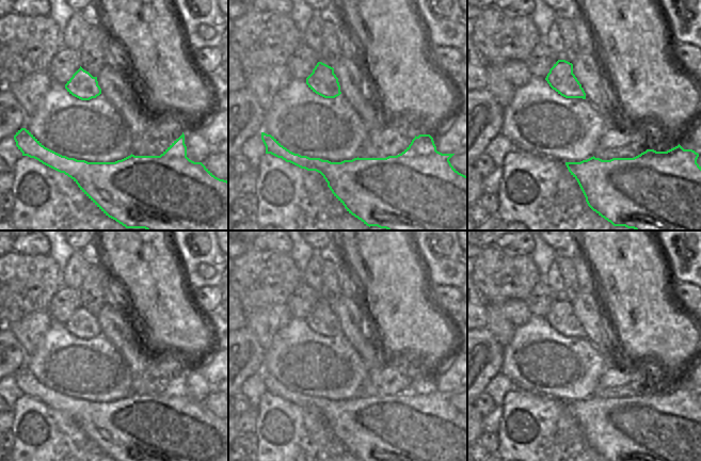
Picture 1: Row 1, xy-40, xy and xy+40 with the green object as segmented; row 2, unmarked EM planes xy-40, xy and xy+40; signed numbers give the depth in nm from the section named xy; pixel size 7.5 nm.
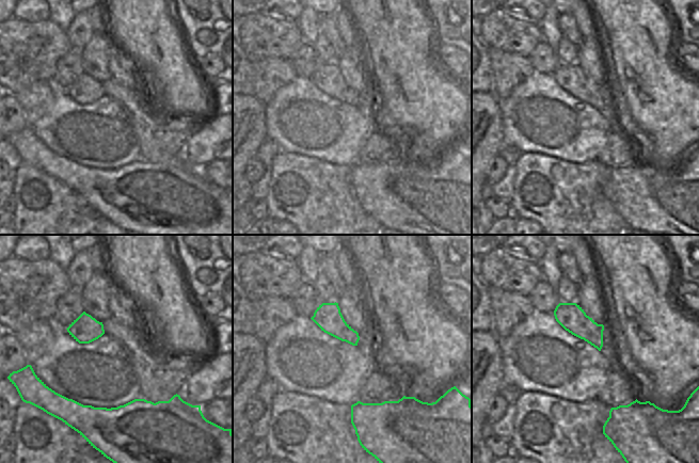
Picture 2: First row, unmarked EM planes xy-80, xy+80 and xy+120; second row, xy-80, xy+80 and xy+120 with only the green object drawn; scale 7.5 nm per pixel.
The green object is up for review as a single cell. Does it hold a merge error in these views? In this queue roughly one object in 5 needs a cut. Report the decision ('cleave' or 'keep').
cleave

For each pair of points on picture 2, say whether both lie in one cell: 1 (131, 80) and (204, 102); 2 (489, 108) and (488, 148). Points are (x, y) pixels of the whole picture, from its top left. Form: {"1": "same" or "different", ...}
{"1": "different", "2": "same"}

